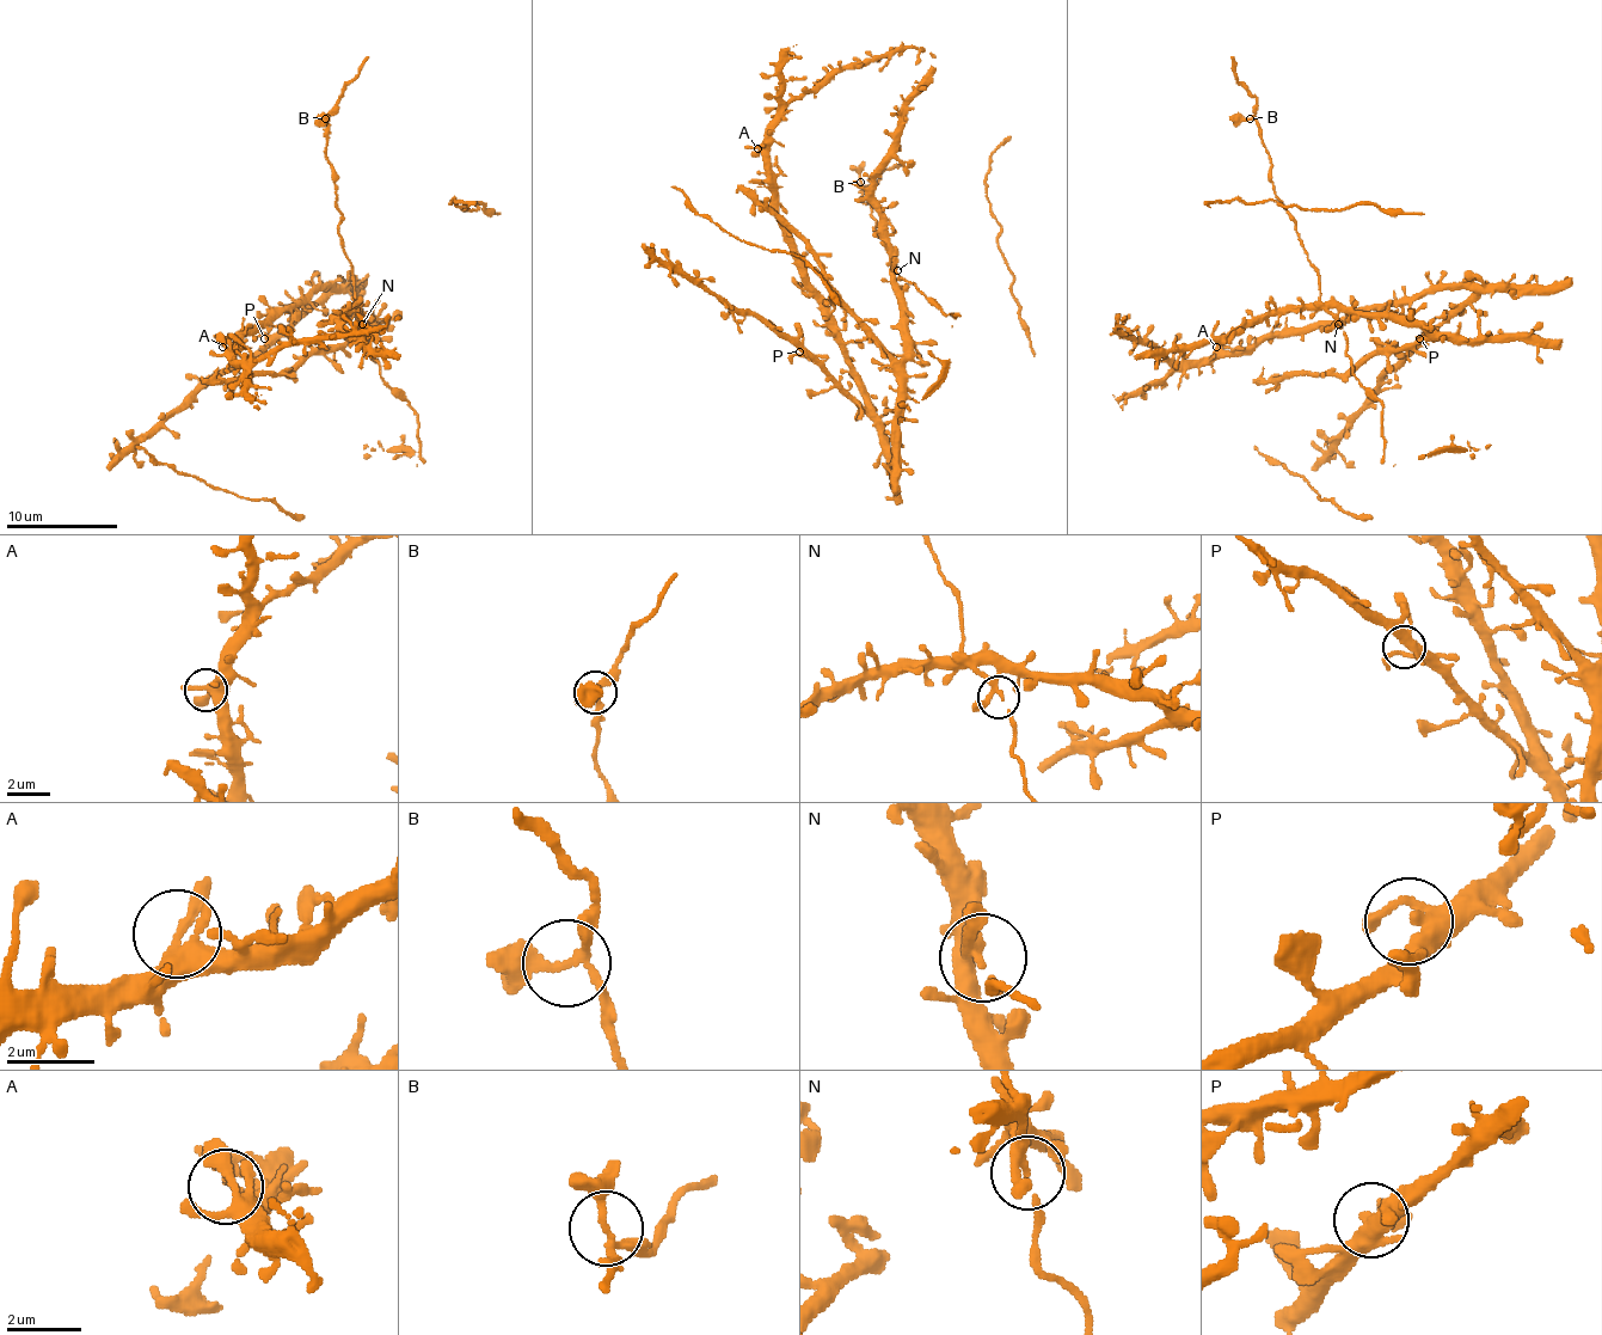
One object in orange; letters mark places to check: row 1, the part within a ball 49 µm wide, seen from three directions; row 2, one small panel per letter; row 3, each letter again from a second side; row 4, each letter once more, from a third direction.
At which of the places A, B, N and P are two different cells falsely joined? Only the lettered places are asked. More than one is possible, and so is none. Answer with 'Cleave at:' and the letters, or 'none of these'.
Cleave at: none of these

